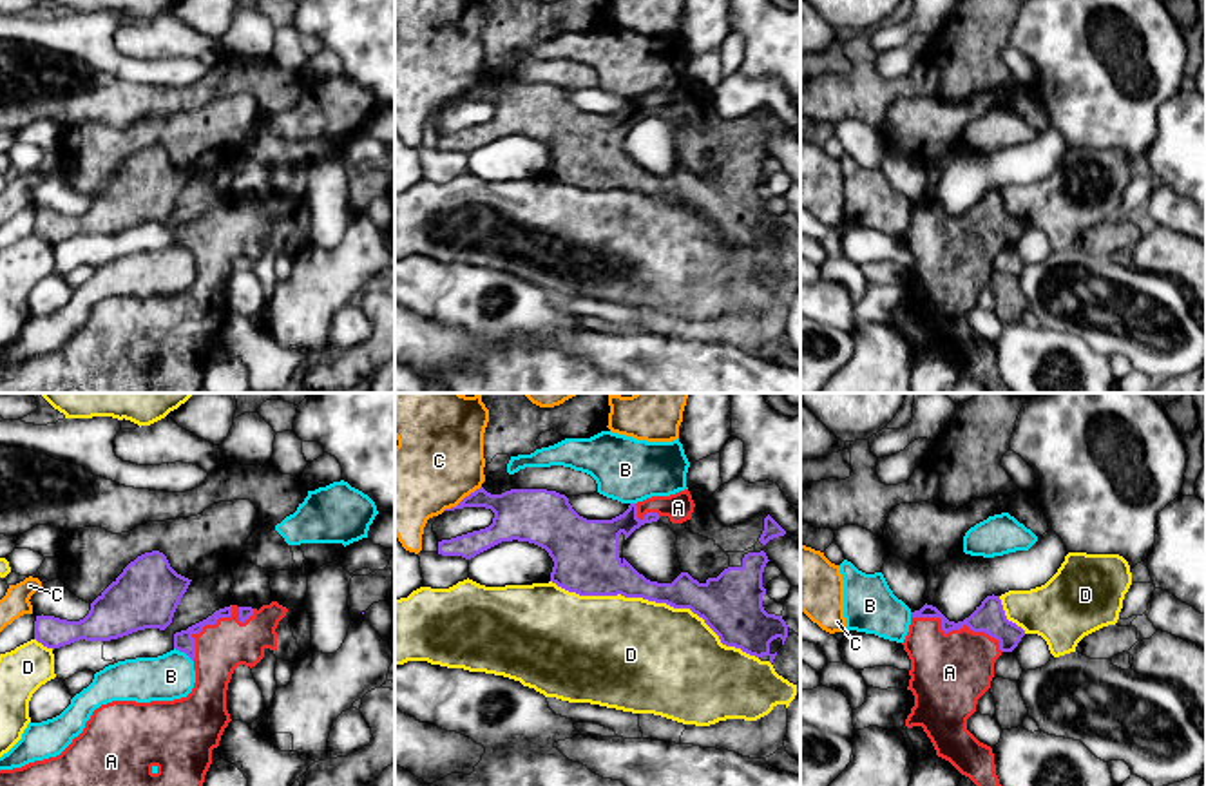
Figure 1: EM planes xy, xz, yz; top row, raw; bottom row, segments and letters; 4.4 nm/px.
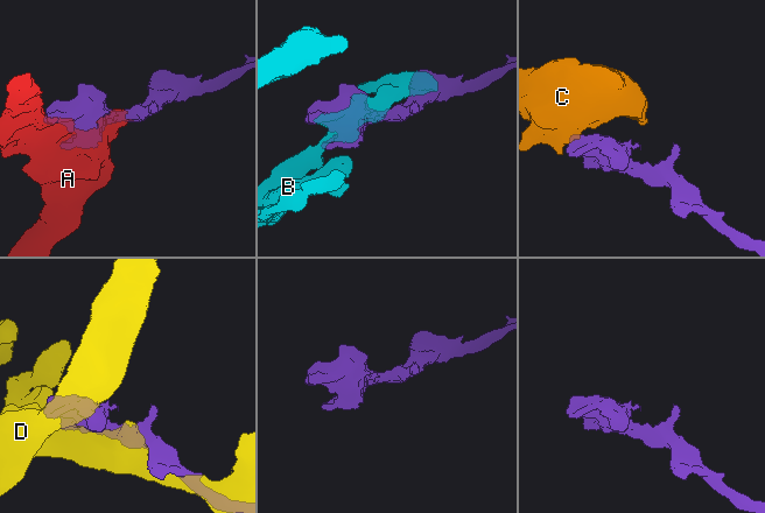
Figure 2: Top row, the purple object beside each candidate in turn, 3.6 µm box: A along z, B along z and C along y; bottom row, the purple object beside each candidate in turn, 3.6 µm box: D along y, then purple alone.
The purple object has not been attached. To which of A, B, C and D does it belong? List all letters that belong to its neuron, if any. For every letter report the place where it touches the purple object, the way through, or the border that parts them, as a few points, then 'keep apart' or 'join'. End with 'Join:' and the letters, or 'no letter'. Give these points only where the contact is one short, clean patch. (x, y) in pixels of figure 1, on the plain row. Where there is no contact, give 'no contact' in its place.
A: meets purple in yz at (957, 223); join
B: meets purple in xy at (183, 245); keep apart
C: meets purple in xz at (464, 93); border along xz (480, 80), (455, 100), (444, 104); keep apart
D: meets purple in xz at (656, 196); keep apart
Join: A

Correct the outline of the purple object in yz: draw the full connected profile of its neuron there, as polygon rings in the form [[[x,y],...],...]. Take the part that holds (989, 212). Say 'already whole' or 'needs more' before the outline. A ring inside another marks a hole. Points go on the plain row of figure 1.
needs more | [[[987,190],[963,216],[949,216],[936,201],[924,199],[911,206],[904,244],[911,254],[909,281],[914,301],[905,321],[922,321],[936,350],[949,355],[969,371],[987,393],[1010,393],[996,369],[992,342],[980,337],[969,324],[967,313],[976,306],[978,293],[991,283],[994,257],[1003,246],[1012,246],[1025,225],[1009,216],[1000,190]]]

